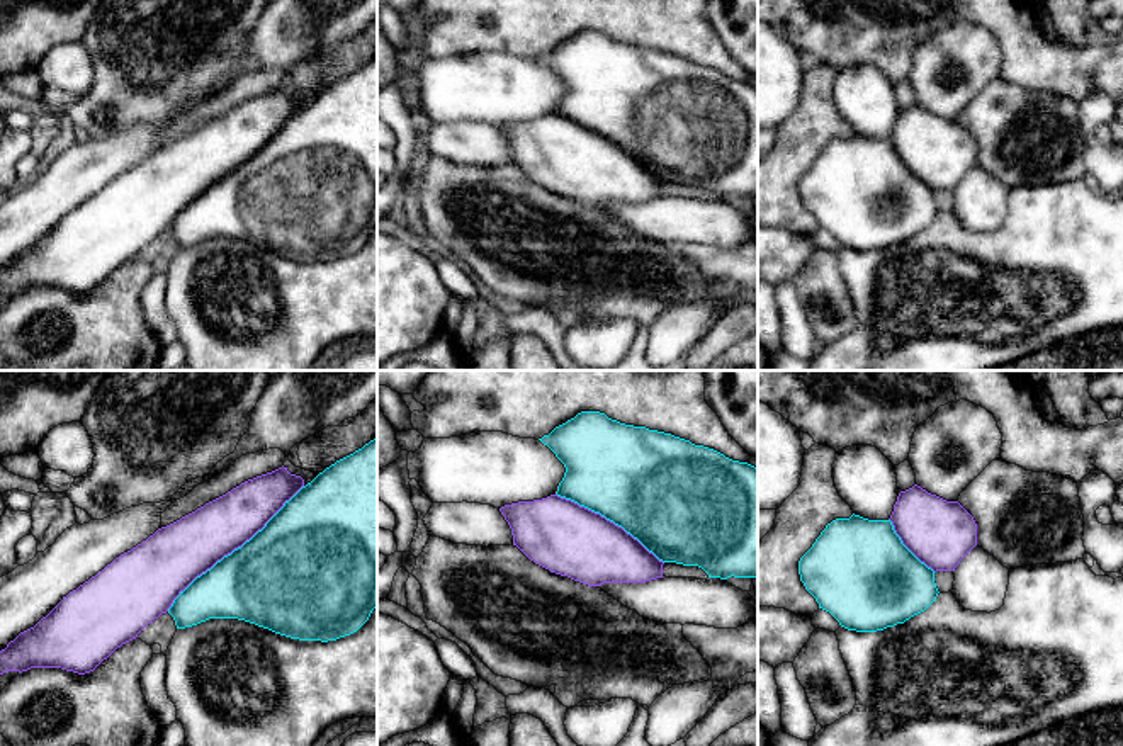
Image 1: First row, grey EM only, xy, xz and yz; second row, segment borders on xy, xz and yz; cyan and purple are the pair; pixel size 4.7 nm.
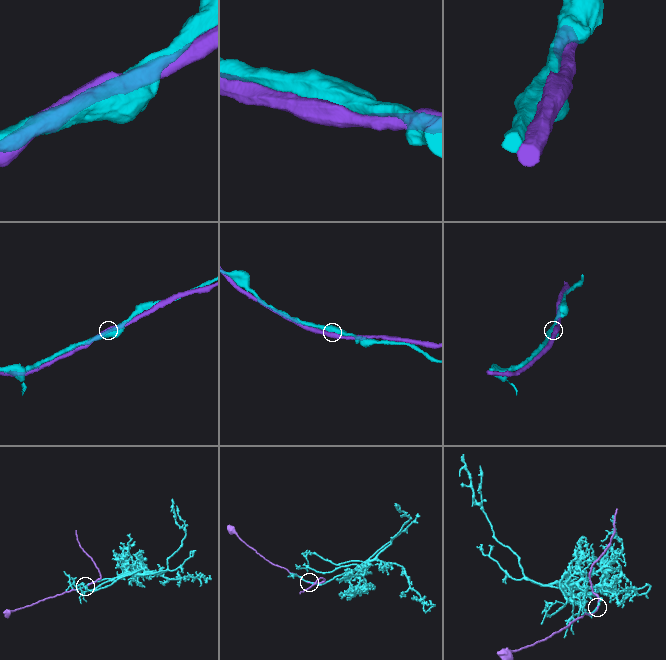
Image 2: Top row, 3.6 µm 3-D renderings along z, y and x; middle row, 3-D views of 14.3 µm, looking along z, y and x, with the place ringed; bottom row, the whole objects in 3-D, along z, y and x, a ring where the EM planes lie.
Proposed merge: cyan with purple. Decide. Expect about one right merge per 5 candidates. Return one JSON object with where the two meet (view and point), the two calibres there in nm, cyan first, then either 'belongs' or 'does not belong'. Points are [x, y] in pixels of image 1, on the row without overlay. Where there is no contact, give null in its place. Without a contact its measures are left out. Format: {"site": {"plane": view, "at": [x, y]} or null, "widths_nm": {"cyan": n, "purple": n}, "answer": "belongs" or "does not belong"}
{"site": {"plane": "xy", "at": [235, 169]}, "widths_nm": {"cyan": 480, "purple": 280}, "answer": "does not belong"}

